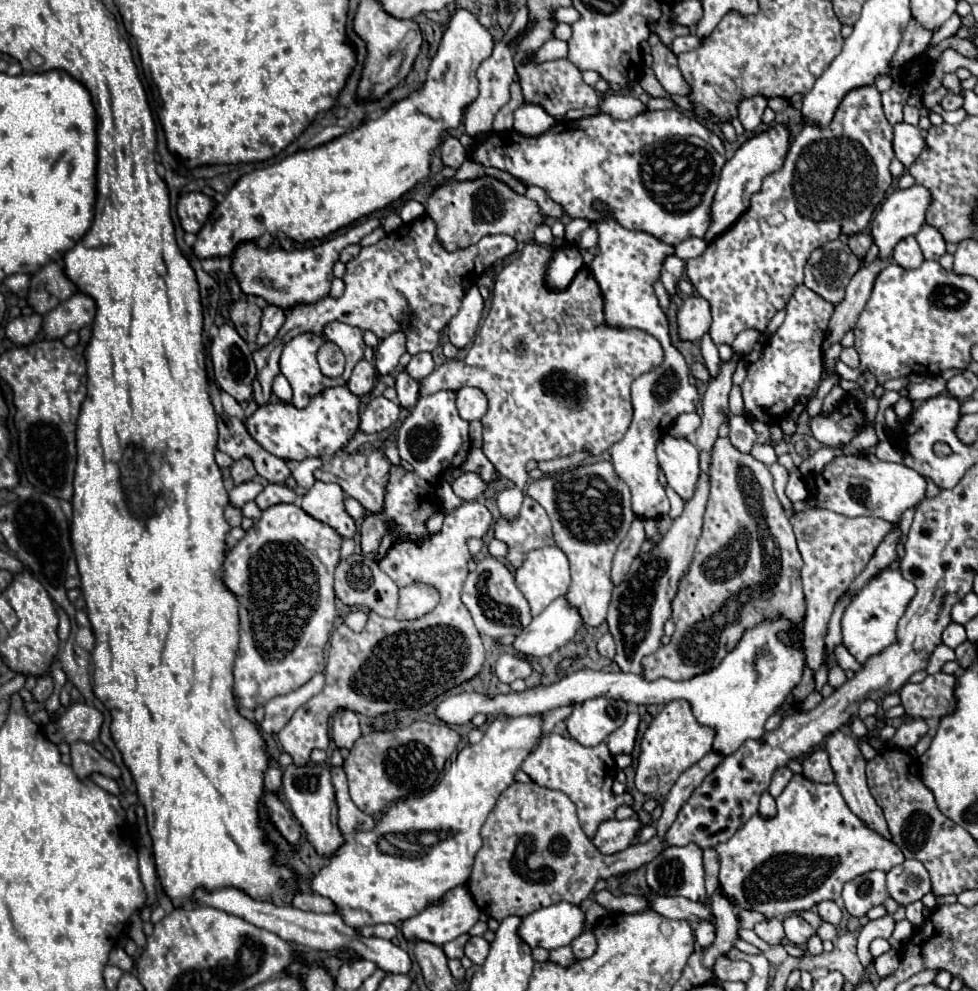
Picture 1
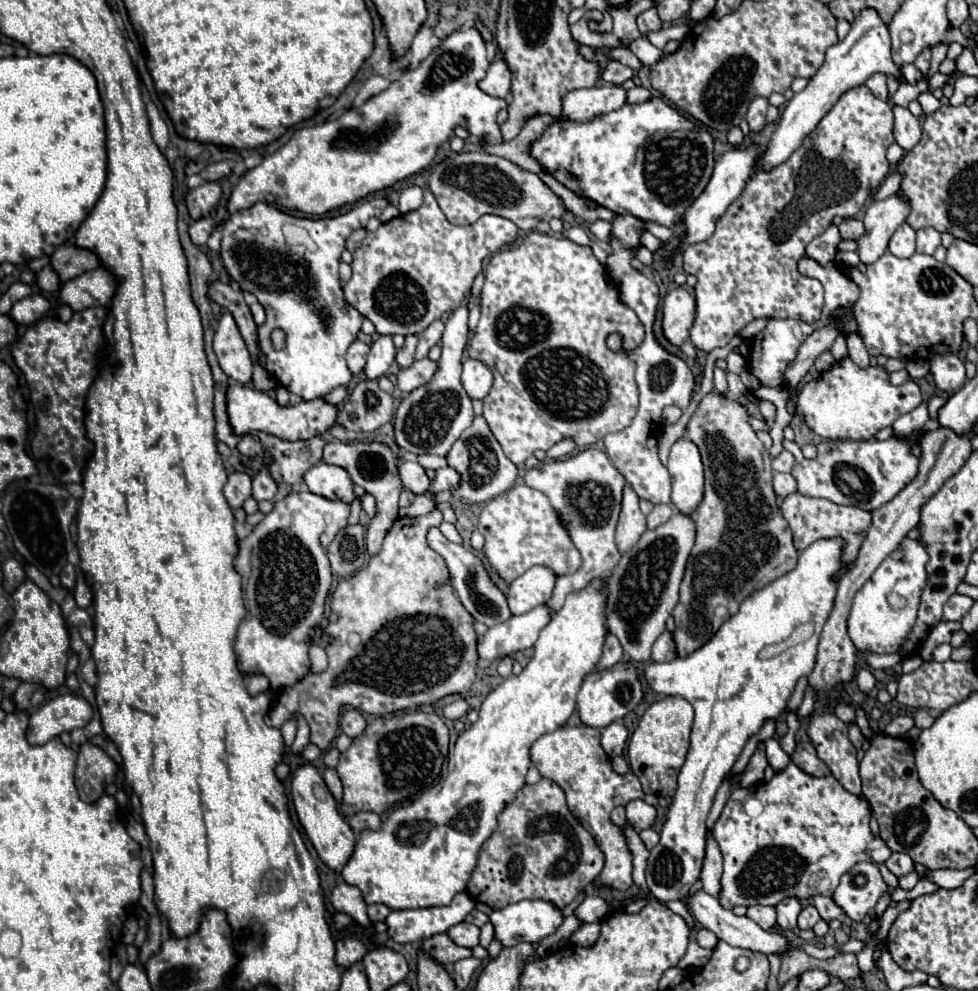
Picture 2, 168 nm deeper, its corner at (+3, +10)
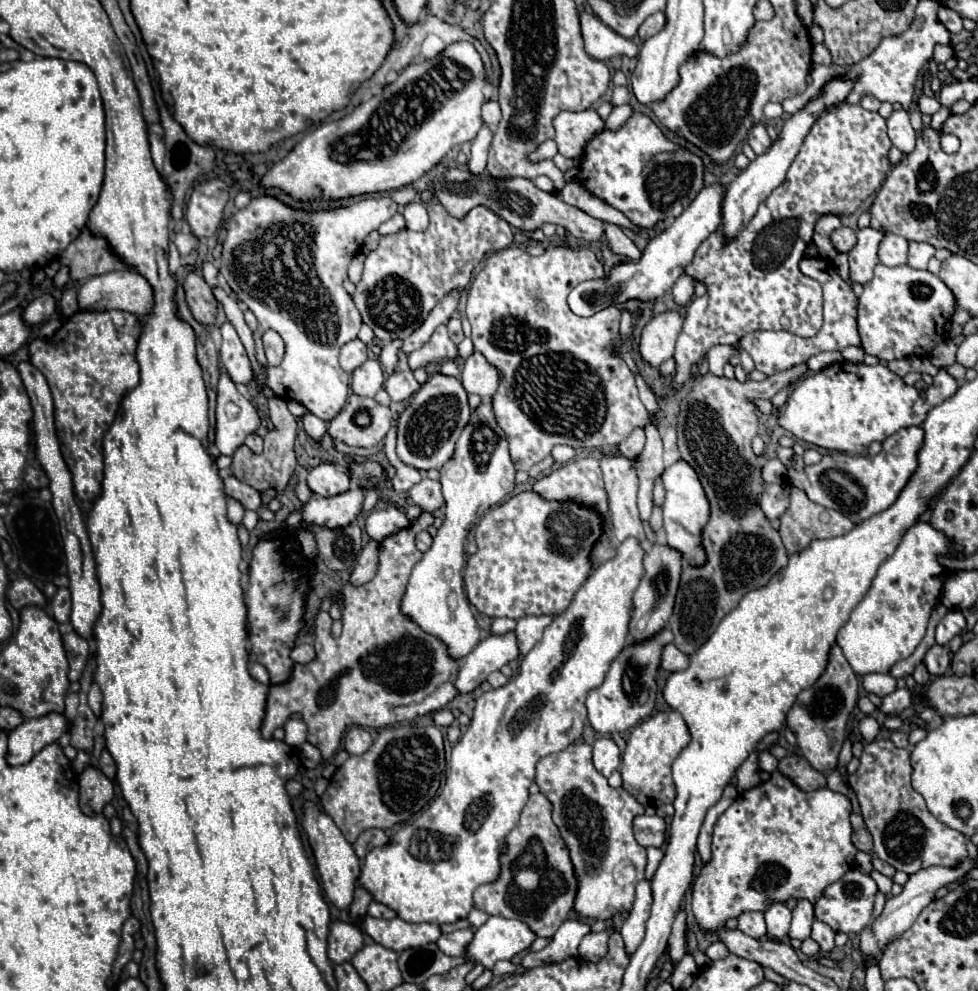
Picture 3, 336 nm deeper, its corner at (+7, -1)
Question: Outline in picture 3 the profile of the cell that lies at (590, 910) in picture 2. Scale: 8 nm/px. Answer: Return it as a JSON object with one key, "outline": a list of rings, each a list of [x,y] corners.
{"outline":[[[568,919],[560,927],[560,935],[554,935],[550,943],[538,951],[538,953],[528,953],[522,959],[522,965],[526,969],[538,967],[538,965],[548,965],[548,963],[560,963],[570,957],[578,957],[578,945],[584,935],[590,933],[590,927],[582,923],[580,919]]]}

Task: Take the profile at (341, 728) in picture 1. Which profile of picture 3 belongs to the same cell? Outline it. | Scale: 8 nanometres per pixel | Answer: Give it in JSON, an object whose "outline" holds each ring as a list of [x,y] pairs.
{"outline":[[[352,727],[348,733],[346,733],[346,739],[344,739],[344,749],[352,755],[362,755],[370,749],[372,745],[372,735],[362,729],[362,727]]]}

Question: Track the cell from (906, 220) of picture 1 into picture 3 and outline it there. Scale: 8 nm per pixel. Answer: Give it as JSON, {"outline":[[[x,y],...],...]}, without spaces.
{"outline":[[[866,227],[858,231],[858,243],[848,253],[850,255],[850,285],[864,285],[872,279],[872,271],[878,265],[878,245],[884,237],[882,231]]]}

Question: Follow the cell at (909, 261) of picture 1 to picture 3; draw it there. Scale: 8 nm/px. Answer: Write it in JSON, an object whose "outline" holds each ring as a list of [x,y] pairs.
{"outline":[[[886,233],[878,247],[878,259],[882,265],[888,265],[888,267],[904,265],[908,259],[908,241],[900,235]]]}

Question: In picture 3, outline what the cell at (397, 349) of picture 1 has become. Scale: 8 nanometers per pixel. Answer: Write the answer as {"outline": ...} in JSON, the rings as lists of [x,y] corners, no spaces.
{"outline":[[[368,359],[360,367],[354,369],[350,387],[356,395],[374,397],[378,393],[378,389],[382,387],[382,383],[384,383],[384,371],[382,371],[378,359]]]}

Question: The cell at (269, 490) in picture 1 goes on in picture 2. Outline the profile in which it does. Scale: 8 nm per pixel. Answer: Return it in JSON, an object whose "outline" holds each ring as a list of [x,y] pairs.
{"outline":[[[268,470],[258,472],[252,478],[252,496],[254,500],[274,500],[274,494],[278,492],[278,482],[270,476]]]}

